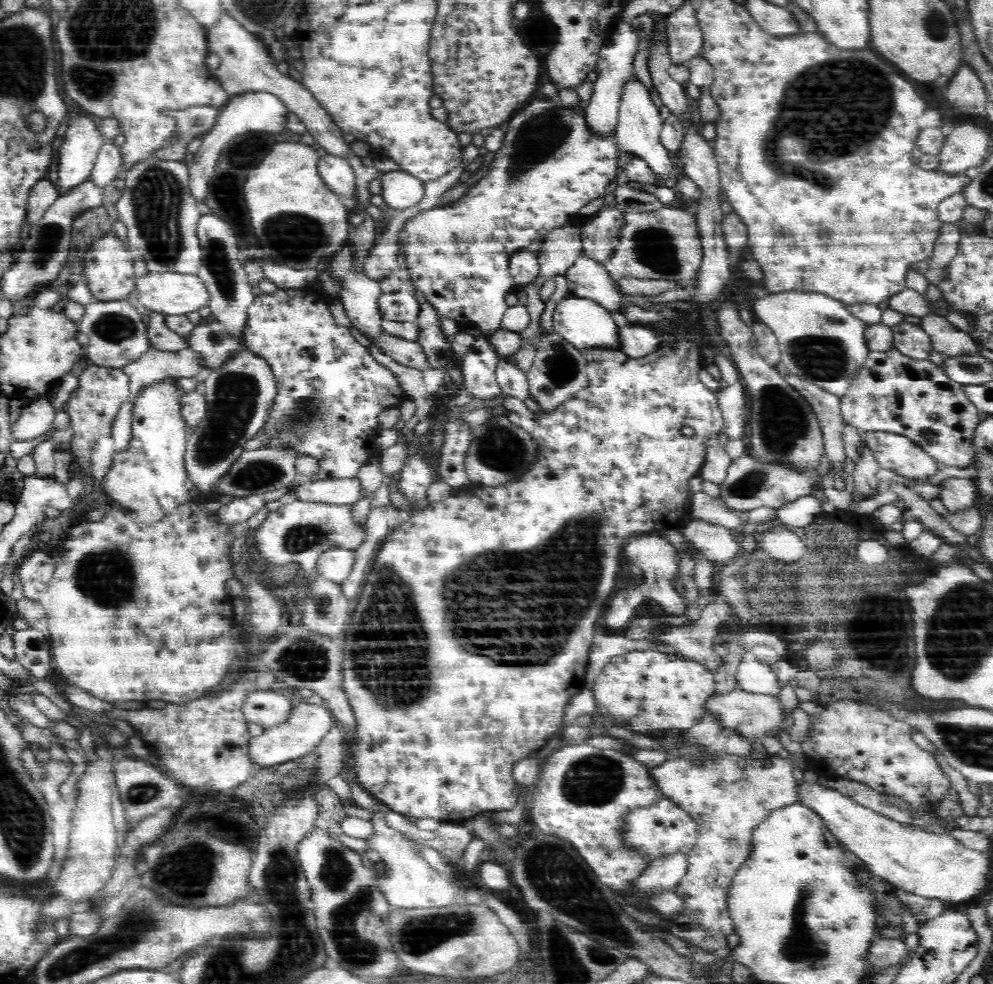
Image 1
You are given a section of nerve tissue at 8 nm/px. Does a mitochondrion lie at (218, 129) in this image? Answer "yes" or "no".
no

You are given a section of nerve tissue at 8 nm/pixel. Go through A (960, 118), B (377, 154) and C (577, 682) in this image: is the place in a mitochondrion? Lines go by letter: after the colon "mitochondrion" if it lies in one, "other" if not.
A: other
B: other
C: other

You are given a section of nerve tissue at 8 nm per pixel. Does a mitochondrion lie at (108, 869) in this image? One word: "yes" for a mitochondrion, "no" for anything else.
no

